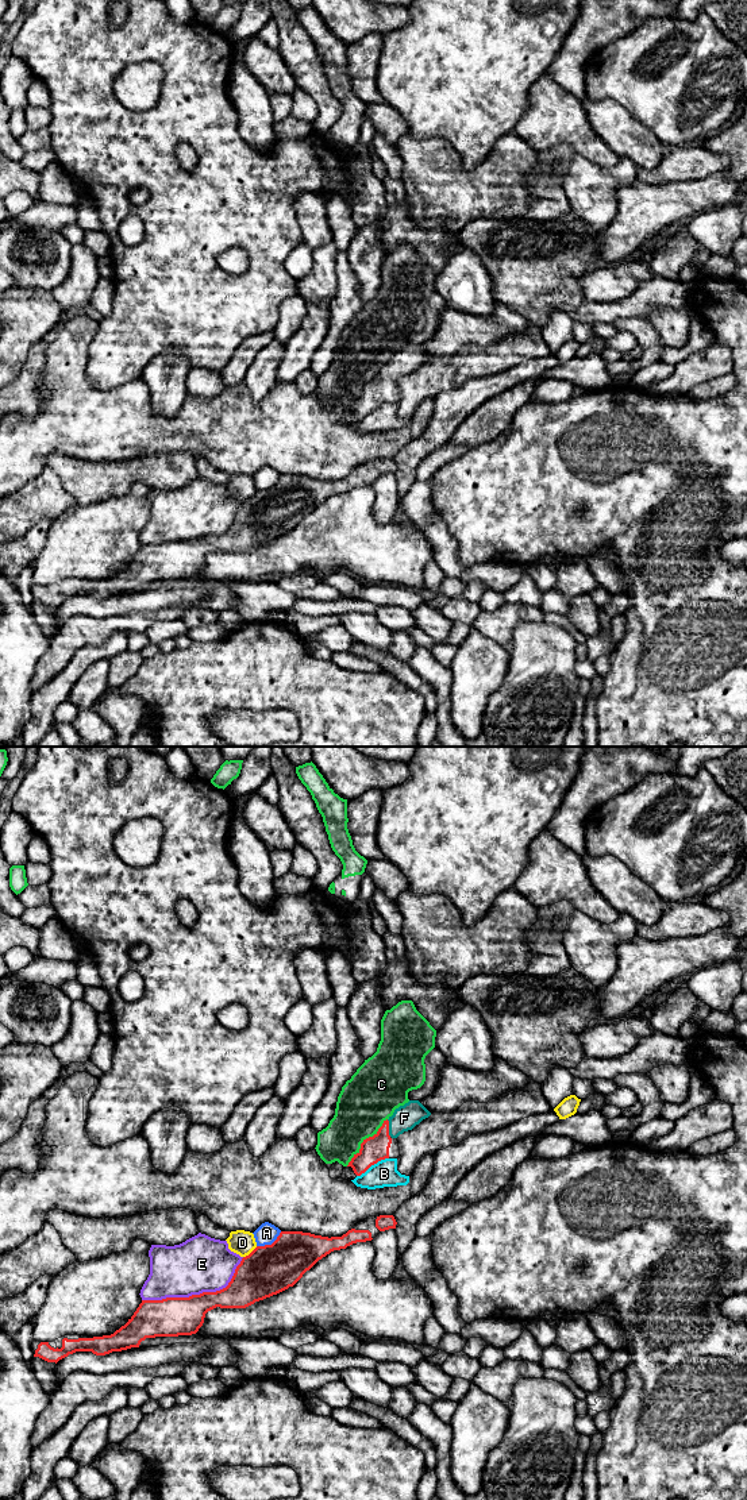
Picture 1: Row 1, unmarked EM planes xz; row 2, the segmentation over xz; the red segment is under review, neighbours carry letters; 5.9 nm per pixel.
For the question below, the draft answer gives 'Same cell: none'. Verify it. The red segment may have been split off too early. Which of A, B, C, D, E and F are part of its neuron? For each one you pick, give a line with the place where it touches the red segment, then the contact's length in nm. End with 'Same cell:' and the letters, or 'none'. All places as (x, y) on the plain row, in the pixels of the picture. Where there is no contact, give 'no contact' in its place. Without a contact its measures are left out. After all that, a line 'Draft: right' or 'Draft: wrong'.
F: xz (388, 371) | 110 nm
Same cell: F
Draft: wrong

